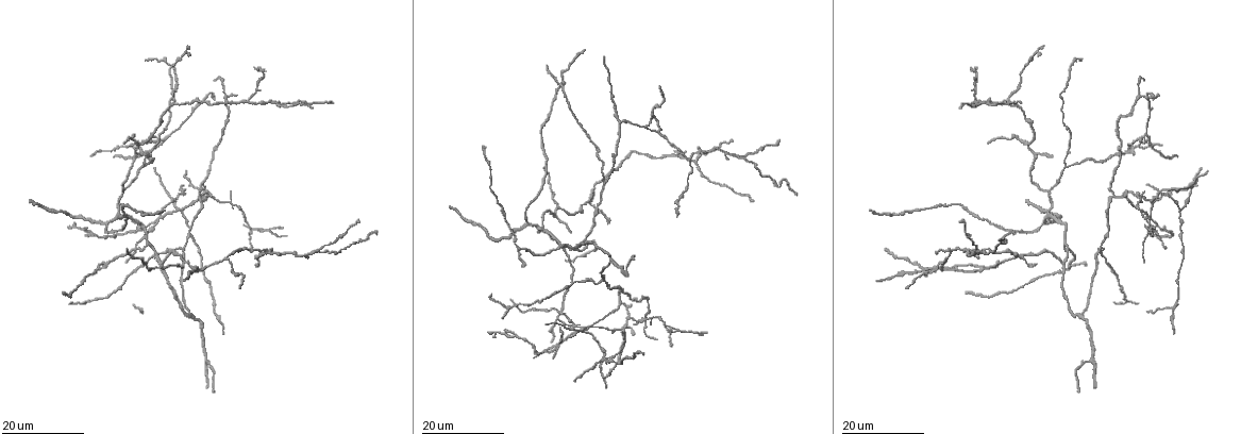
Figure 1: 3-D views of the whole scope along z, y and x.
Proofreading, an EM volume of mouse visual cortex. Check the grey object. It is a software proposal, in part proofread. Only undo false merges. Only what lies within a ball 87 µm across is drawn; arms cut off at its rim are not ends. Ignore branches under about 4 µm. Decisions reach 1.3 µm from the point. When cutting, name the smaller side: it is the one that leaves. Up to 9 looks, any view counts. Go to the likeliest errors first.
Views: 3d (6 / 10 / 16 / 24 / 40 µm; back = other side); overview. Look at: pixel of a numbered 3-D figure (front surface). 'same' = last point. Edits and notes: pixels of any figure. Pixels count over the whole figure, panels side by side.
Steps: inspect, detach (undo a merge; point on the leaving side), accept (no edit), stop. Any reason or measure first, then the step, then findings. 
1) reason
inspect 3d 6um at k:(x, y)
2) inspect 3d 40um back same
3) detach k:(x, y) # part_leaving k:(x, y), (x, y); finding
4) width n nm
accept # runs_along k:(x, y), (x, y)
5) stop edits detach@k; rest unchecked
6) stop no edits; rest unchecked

thin arm on a thick one
inspect 3d 24um at 1:(1160, 191)

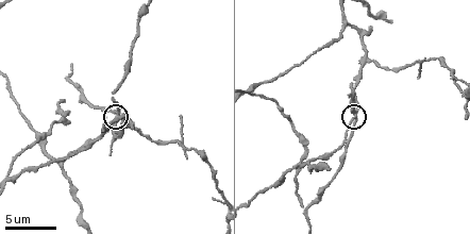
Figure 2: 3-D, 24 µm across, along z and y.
inspect 3d 10um at 2:(354, 117)

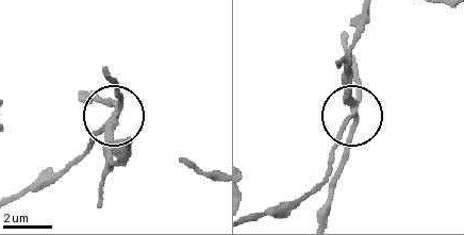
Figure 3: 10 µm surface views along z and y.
side_arm 16 um
detach 3:(118, 94) # part_leaving 3:(114, 117), (77, 160), (16, 195); two neurons meet here

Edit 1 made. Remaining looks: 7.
inspect overview

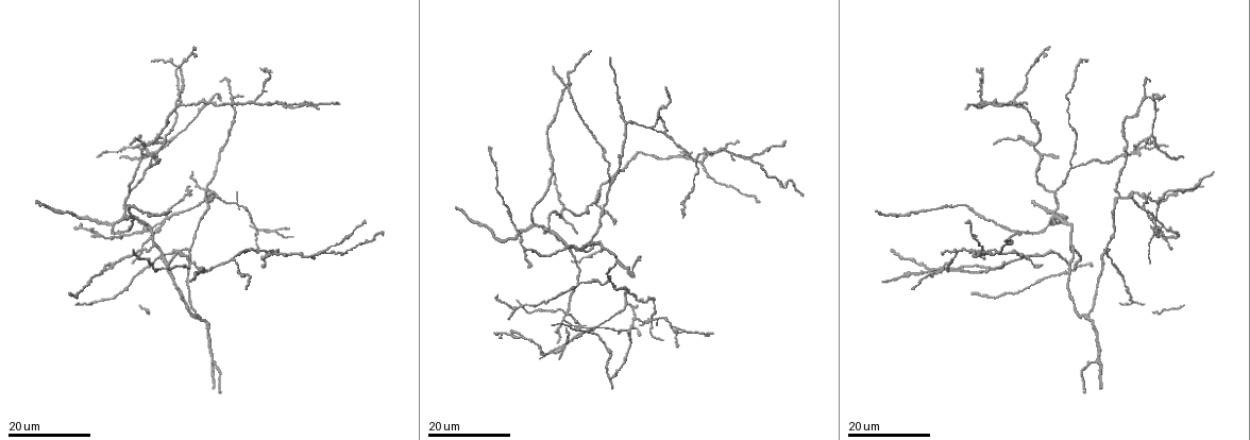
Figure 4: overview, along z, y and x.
four or more arms meet
inspect 3d 16um at 4:(1156, 217)

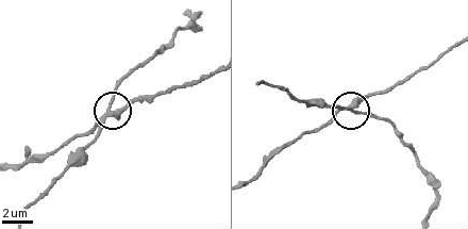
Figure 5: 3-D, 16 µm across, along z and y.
inspect 3d 10um at 5:(111, 111)

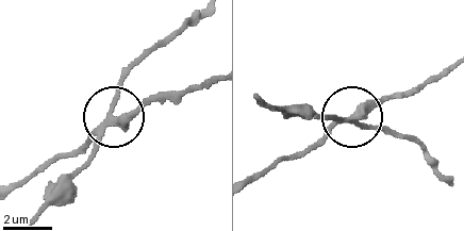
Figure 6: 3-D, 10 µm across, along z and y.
detach 6:(116, 92) # part_leaving 6:(109, 125), (120, 78), (194, 17); two neurons meet here

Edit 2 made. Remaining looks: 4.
four arms meet
inspect 3d 10um at 2:(368, 62)

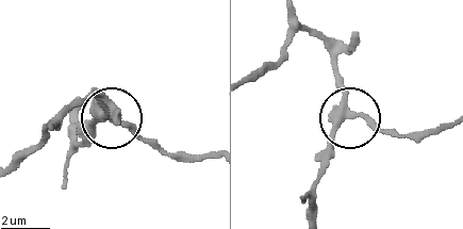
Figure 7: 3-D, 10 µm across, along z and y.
accept # runs_along 7:(298, 21), (333, 58), (341, 95), (341, 125), (318, 160); one neuron here

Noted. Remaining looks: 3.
looks like a crossing
inspect 3d 16um at 4:(1139, 146)

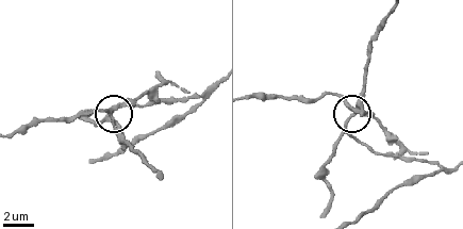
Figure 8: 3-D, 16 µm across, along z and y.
zoom in
inspect 3d 10um at 8:(114, 123)

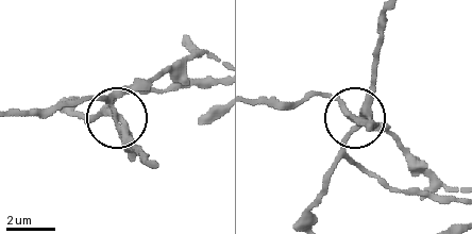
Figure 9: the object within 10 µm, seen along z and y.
arms 4
detach 9:(351, 115) # part_leaving 9:(127, 135), (112, 107), (102, 101), (17, 113); two neurons meet here

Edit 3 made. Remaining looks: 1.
stop edits detach@3, detach@6, detach@9; rest unchecked

